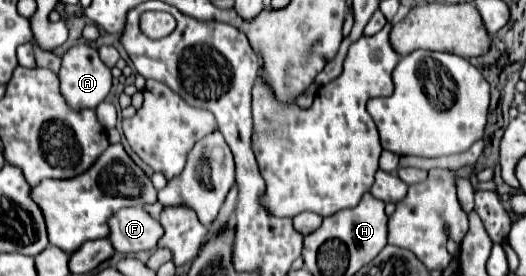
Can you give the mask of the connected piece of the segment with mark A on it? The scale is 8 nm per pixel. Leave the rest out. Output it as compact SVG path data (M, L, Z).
M77 44L63 56L63 64L59 70L59 82L61 82L61 94L65 102L77 112L81 112L87 108L97 108L107 98L111 90L111 72L99 60L97 48L91 48L87 44Z

